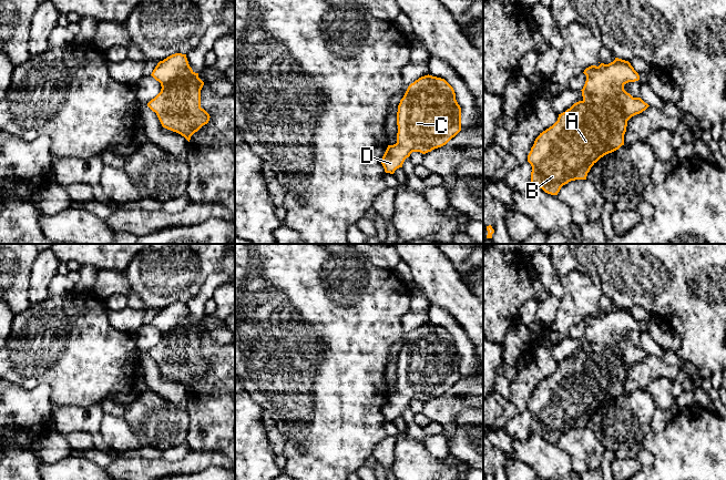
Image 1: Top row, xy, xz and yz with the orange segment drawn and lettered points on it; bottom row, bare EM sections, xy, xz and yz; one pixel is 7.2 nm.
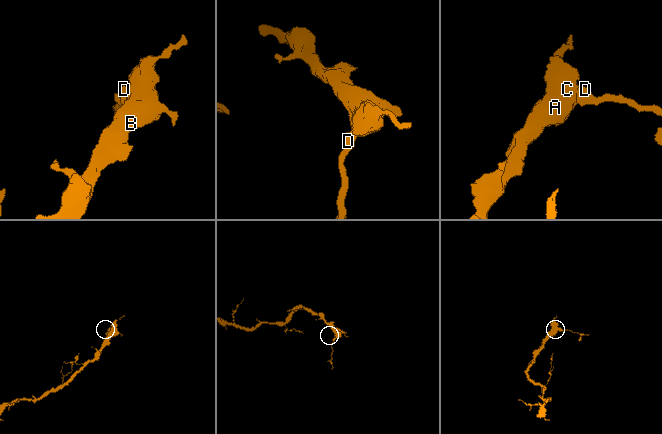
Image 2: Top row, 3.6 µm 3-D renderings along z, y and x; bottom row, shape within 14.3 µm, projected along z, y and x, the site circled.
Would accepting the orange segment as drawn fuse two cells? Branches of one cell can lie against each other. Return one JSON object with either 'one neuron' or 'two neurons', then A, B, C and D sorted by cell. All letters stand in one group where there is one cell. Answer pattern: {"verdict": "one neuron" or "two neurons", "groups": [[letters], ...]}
{"verdict": "one neuron", "groups": [["A", "B", "C", "D"]]}

